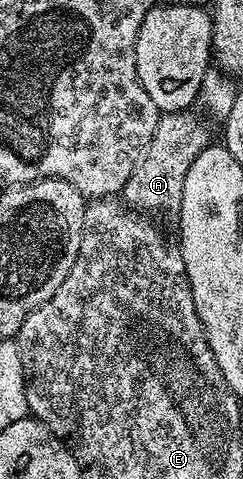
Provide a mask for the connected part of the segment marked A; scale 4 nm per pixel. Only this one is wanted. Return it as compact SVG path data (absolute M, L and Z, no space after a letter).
M191 110L161 114L158 129L154 129L154 137L150 137L150 145L141 155L134 173L121 191L125 204L131 209L141 213L160 211L179 214L186 173L190 165L194 165L194 157L198 157L198 153L210 145L207 129L196 123L192 114Z

